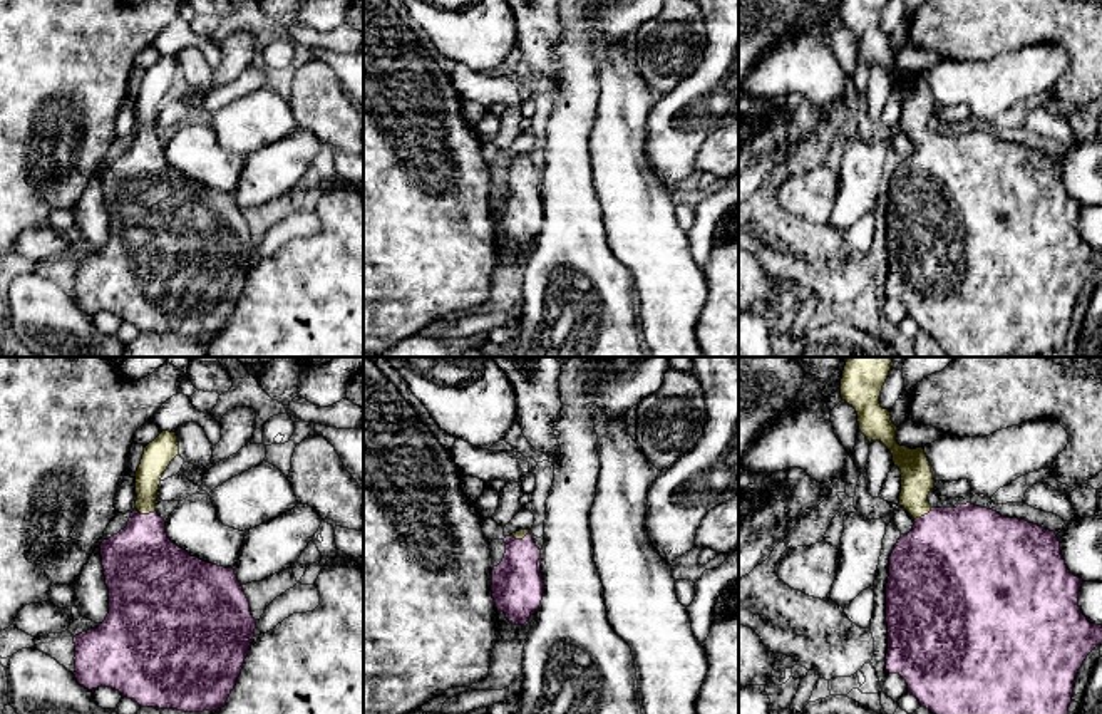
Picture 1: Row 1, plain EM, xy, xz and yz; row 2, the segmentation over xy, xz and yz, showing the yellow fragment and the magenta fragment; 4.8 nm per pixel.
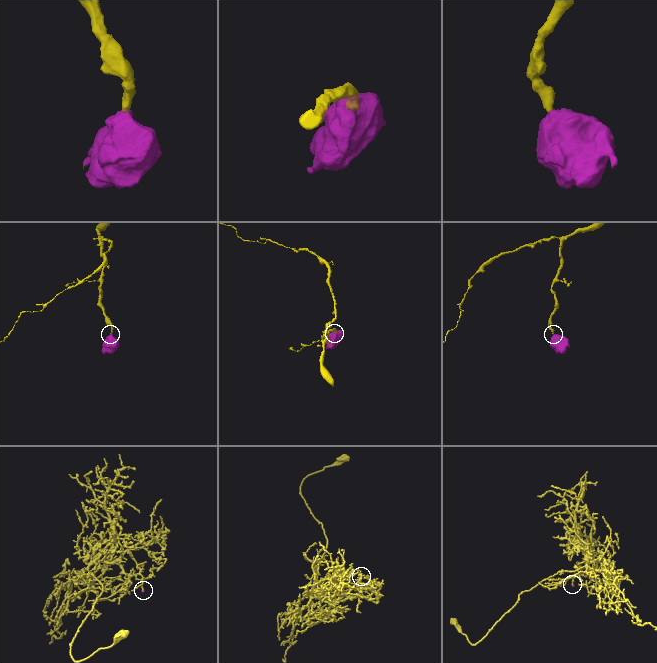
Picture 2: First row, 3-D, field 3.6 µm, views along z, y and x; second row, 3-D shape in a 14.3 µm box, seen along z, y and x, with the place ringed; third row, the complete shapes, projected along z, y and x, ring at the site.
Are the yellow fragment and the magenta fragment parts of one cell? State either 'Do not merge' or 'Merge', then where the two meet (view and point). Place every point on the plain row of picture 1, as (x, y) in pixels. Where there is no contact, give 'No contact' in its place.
Merge. Touches yellow at xy (146, 138)

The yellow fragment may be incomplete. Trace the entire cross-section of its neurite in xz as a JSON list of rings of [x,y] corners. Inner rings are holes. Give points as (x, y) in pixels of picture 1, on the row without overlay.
[[[529,154],[504,163],[506,178],[492,194],[492,223],[497,236],[516,250],[524,250],[539,235],[544,220],[541,174]]]

